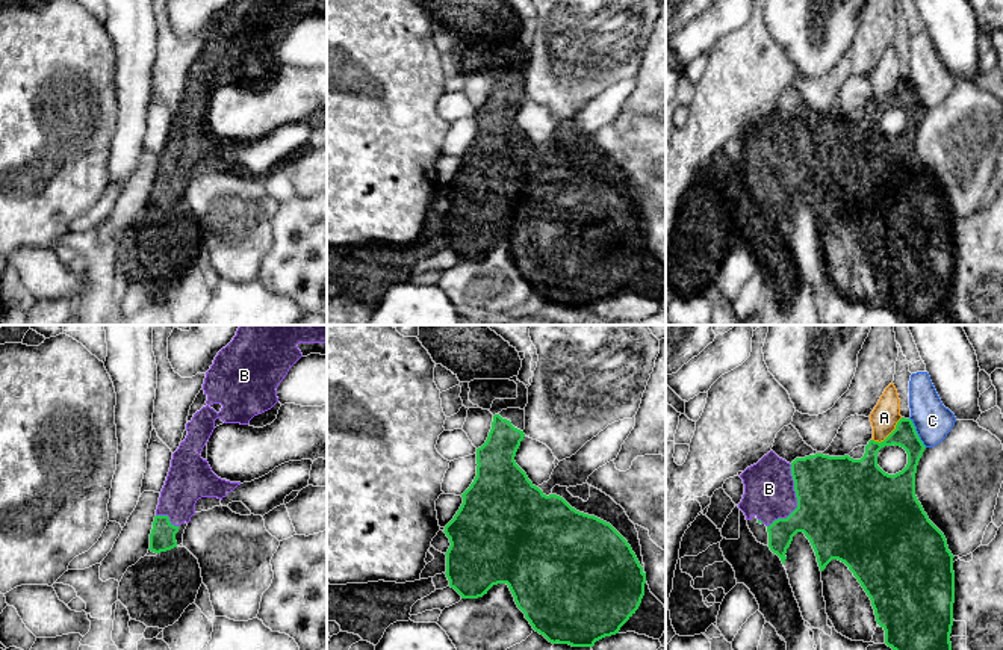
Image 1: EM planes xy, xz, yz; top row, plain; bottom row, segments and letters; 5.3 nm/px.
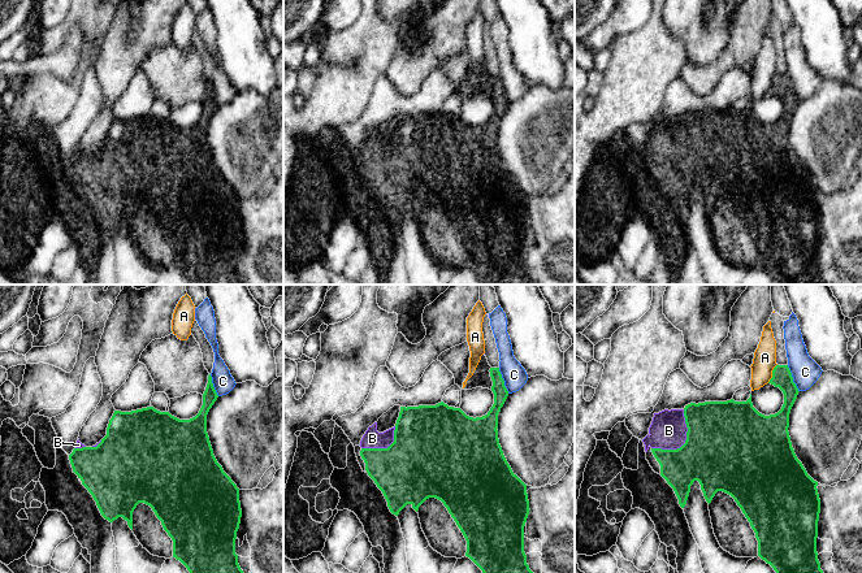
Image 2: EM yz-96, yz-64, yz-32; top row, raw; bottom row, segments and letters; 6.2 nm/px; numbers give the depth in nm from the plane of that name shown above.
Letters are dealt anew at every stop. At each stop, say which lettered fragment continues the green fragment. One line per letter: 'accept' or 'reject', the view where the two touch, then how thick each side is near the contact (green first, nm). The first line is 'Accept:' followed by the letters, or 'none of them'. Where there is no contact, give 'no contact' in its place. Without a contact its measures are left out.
Accept: B
A: reject; meets green in yz; 170 nm thick on the green side, 150 nm on the other
B: accept; meets green in yz; 500 nm thick on the green side, 280 nm on the other
C: reject; meets green in yz; 130 nm thick on the green side, 200 nm on the other

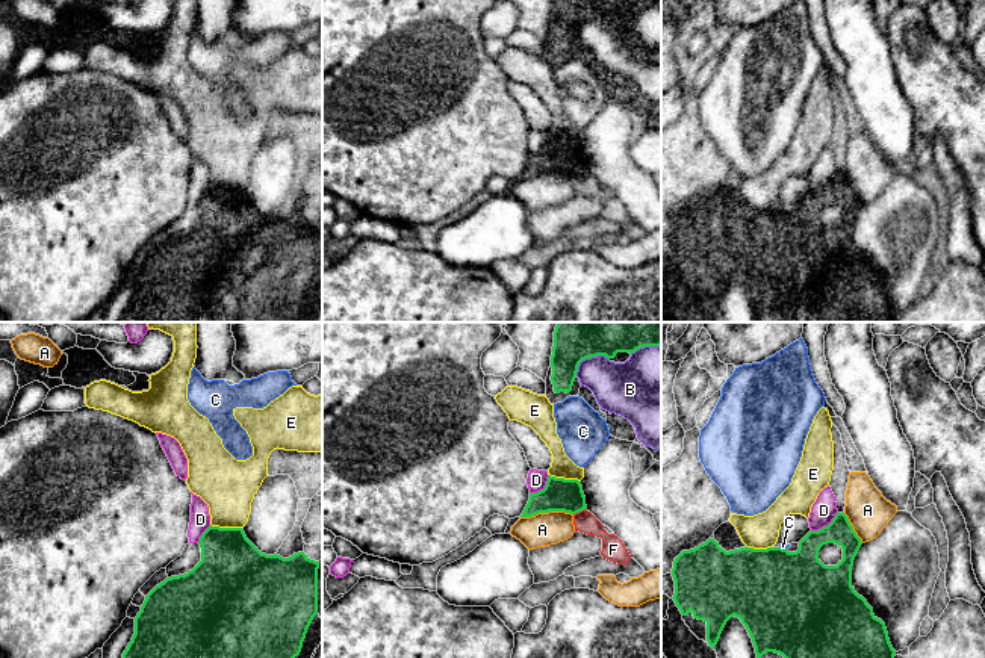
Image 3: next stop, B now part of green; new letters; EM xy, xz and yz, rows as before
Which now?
Accept: none of them
A: reject; meets green in xz; 180 nm thick on the green side, 180 nm on the other
B: reject; meets green in xz; 360 nm thick on the green side, 280 nm on the other
C: reject; meets green in yz; 480 nm thick on the green side, 20 nm on the other
D: reject; meets green in yz; 190 nm thick on the green side, 140 nm on the other
E: reject; meets green in xy; 380 nm thick on the green side, 300 nm on the other
F: reject; meets green in xz; 180 nm thick on the green side, 110 nm on the other

